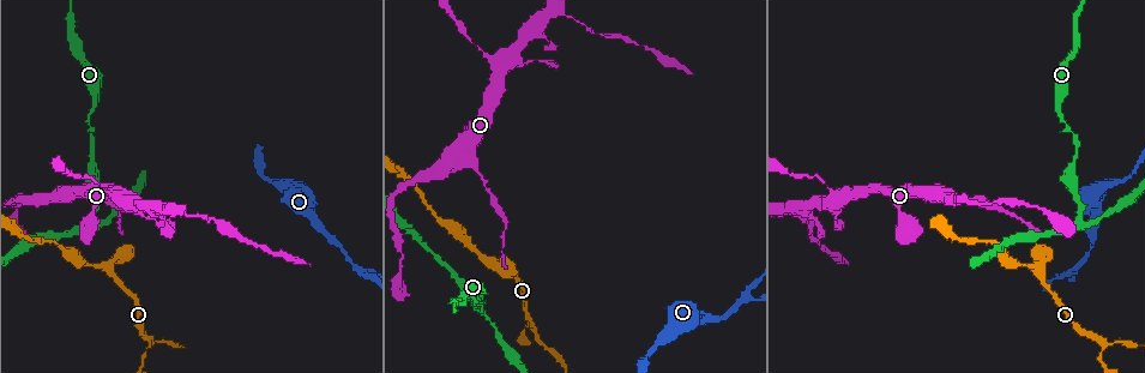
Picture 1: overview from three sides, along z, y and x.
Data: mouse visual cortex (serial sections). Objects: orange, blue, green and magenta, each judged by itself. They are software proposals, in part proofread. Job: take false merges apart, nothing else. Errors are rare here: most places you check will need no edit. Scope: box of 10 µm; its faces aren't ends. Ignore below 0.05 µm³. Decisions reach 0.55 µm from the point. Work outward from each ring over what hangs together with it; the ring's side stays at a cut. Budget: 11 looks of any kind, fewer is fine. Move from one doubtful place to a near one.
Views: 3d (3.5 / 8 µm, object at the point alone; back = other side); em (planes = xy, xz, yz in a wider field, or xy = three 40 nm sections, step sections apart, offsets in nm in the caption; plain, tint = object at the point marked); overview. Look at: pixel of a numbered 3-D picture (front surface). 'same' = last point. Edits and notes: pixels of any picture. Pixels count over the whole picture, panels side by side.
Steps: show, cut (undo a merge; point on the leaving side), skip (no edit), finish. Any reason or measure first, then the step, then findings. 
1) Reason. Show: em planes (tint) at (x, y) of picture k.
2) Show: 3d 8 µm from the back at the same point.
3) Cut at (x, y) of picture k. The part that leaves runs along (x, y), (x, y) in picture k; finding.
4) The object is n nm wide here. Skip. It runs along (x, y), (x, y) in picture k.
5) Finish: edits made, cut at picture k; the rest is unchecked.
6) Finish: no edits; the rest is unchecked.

Sudden change in width. Show: 3d 3.5 µm at (473, 171) of picture 1.

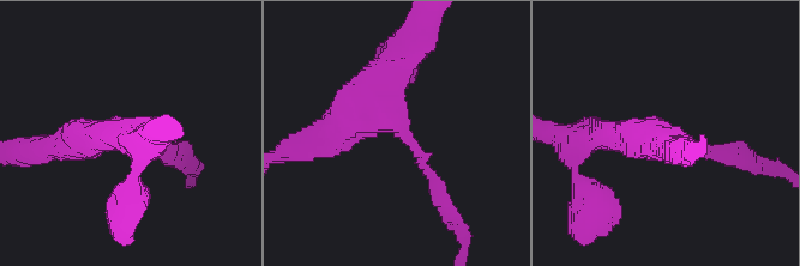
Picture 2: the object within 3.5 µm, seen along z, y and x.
The arms are 150, 400 nm wide. Show: em xy step 3 (tint) at (402, 130) of picture 2.

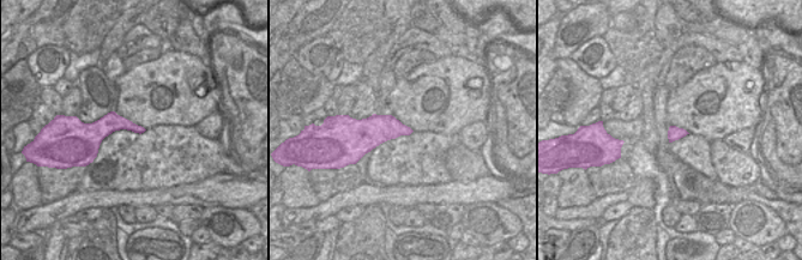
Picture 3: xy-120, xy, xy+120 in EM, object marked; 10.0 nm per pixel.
Show: em xy step 5 (tint) at the same point.

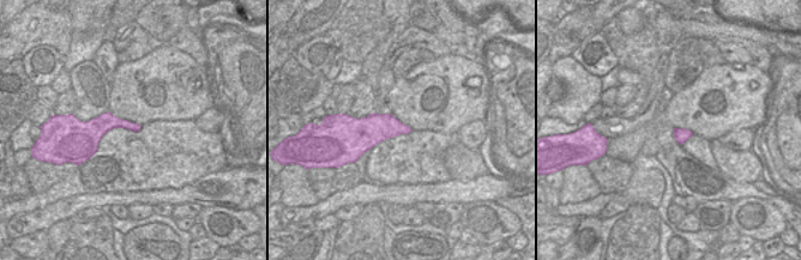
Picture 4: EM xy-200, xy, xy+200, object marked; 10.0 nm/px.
Skip. It runs along (378, 80), (360, 98), (411, 144), (437, 191) in picture 2; all the same cell.

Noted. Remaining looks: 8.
Two arms in line, one across. Show: 3d 3.5 µm at (1078, 224) of picture 1.

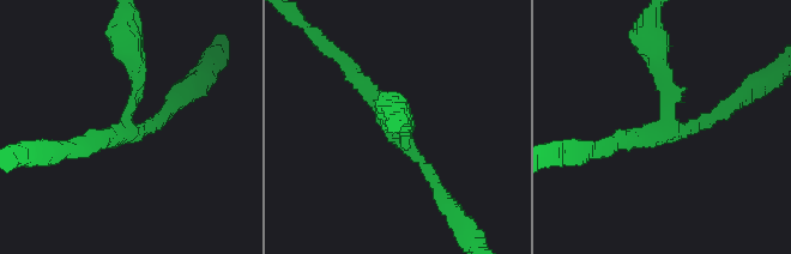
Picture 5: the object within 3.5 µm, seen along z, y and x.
Need the tissue. Show: em xy step 3 (plain) at (669, 126) of picture 5.

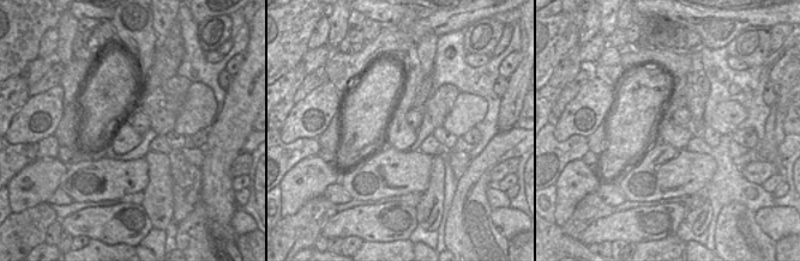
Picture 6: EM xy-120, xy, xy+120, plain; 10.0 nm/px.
Show: em xy step 3 (tint) at the same point.

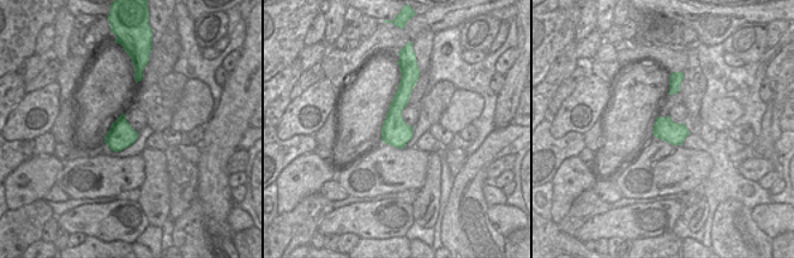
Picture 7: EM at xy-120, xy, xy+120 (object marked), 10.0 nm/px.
The object is 280 nm wide here. Skip. It runs along (134, 54), (126, 131), (86, 145) in picture 5; one cell here.

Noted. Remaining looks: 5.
A fork. Show: 3d 8 µm at (152, 341) of picture 1.

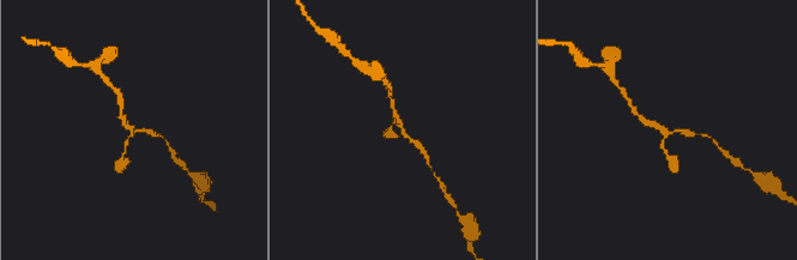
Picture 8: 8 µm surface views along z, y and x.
3 arms meet here; the arms are 150, 150, 200 nm wide; need the tissue. Show: em xy step 2 (tint) at the same point.

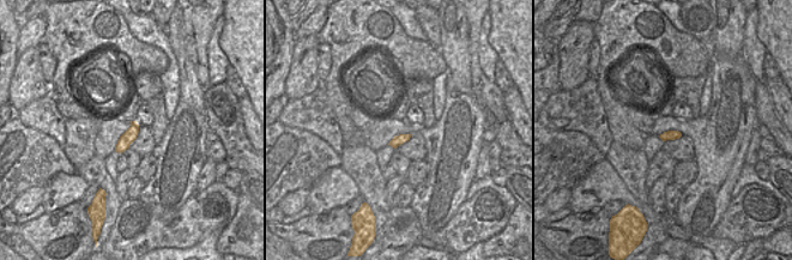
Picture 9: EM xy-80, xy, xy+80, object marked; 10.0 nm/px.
Skip. It runs along (390, 98), (403, 133), (422, 150) in picture 8; continuous, no second cell.

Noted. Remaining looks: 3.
Three-way junction. Show: 3d 3.5 µm at (1073, 272) of picture 1.

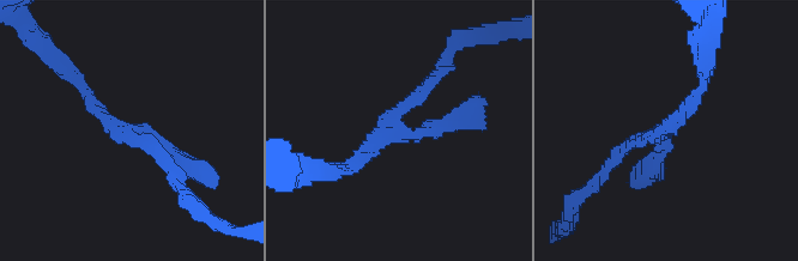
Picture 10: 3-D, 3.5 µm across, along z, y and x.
3 arms meet here; the arms are 150, 150, 200 nm wide. Show: em xy step 3 (tint) at (668, 129) of picture 10.

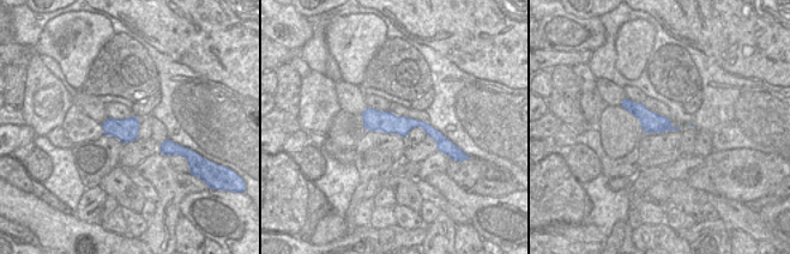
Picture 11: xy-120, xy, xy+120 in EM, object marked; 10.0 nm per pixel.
Cut it another way. Show: em xy step 5 (tint) at the same point.

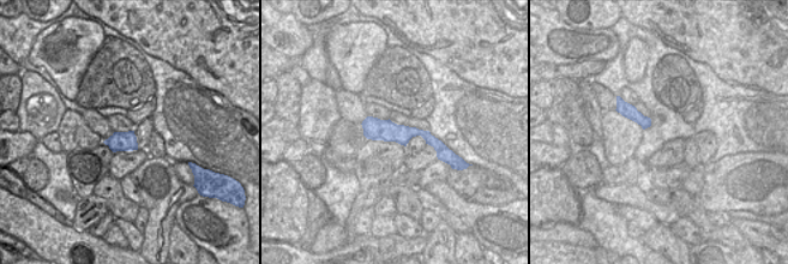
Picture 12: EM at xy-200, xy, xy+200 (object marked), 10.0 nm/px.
Skip. It runs along (365, 124), (421, 132), (443, 152) in picture 12; one cell here.

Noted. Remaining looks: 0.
Finish: no edits; the rest is unchecked.

